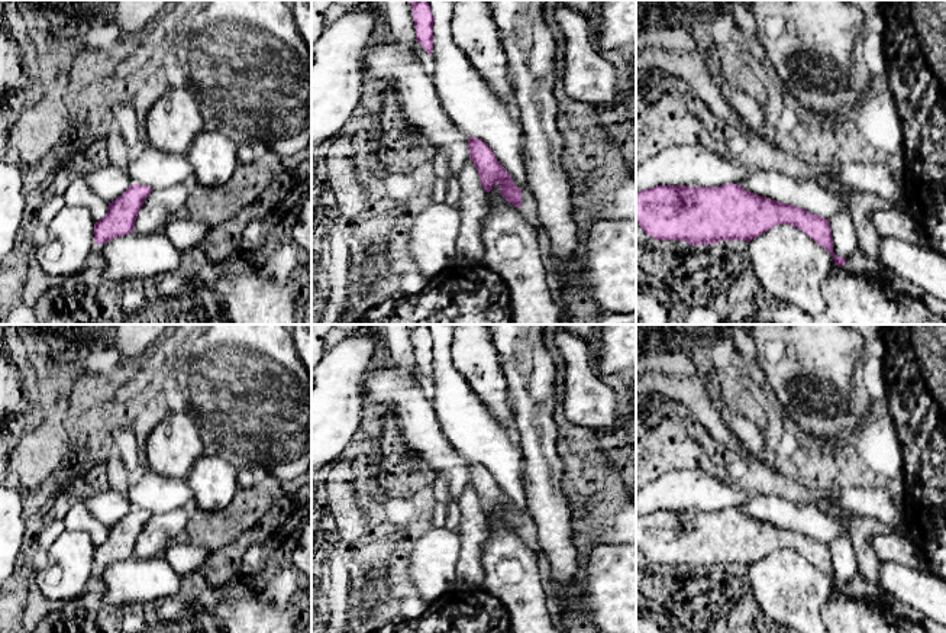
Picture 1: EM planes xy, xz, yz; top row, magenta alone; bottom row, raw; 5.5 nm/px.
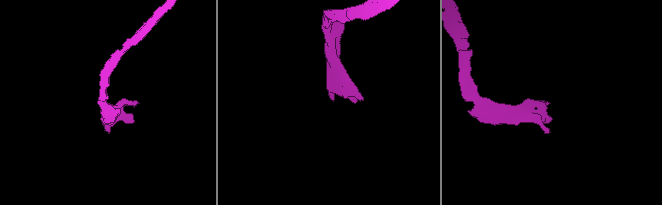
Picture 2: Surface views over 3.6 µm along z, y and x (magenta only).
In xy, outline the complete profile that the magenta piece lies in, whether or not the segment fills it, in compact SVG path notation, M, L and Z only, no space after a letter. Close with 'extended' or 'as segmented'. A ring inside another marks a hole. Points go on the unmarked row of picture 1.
M132 508L120 521L109 527L109 536L94 548L96 569L133 556L136 540L151 516L149 510Z; as segmented

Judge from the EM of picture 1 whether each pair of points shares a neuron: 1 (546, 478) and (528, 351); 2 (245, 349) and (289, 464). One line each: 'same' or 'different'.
1: same
2: same

